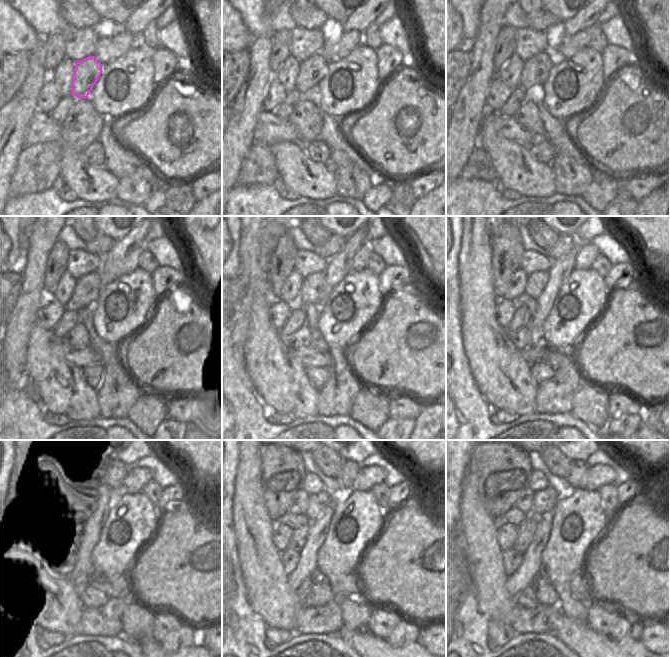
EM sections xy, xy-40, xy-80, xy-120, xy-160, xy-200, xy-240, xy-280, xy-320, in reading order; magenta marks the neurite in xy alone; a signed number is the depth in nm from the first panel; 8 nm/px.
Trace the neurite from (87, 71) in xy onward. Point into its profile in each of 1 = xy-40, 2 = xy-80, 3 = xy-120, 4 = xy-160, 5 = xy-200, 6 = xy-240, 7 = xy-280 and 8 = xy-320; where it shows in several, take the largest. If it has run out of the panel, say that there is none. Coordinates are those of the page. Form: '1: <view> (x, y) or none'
1: xy-40 (312, 70)
2: xy-80 (536, 70)
3: xy-120 (87, 289)
4: xy-160 (312, 285)
5: xy-200 (537, 281)
6: xy-240 (90, 504)
7: xy-280 (317, 503)
8: xy-320 (544, 500)

